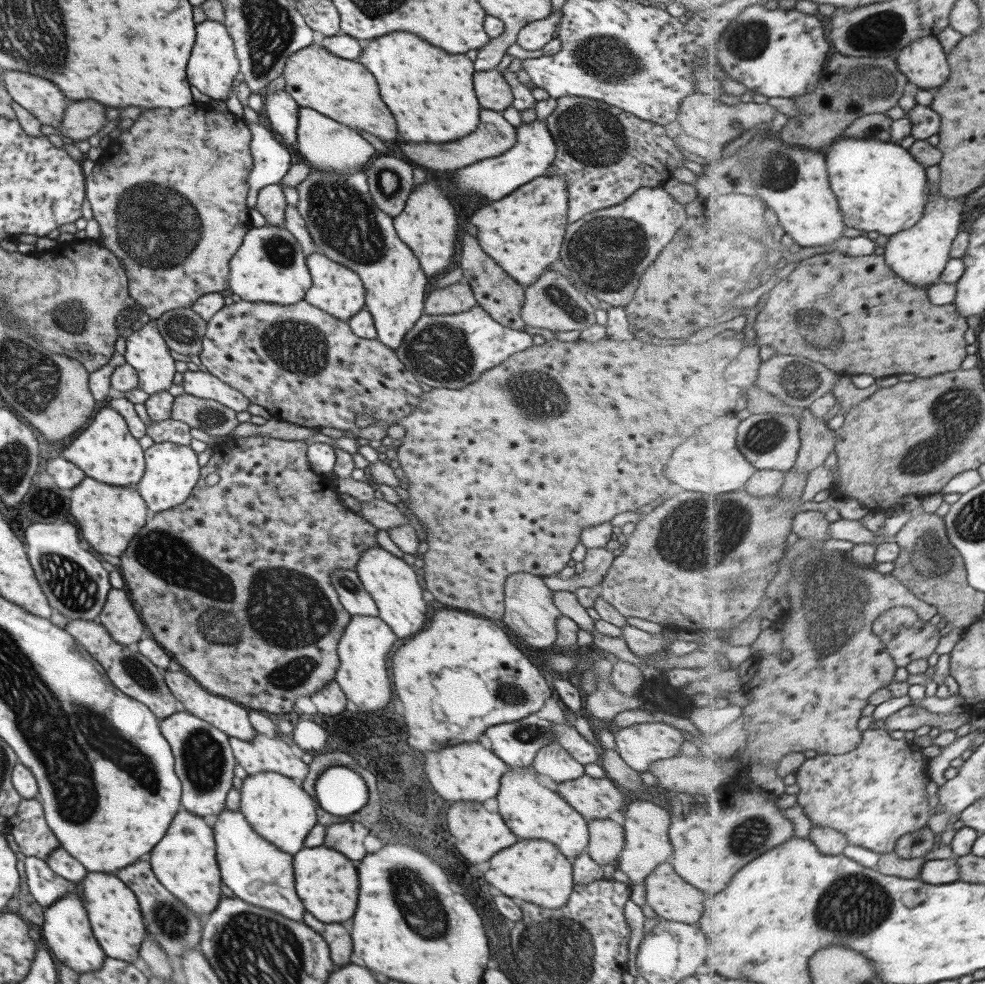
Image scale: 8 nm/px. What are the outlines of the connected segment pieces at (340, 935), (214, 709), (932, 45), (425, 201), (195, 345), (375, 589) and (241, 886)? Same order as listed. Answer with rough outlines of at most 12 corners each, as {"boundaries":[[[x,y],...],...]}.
{"boundaries":[[[303,922],[327,942],[335,964],[349,962],[351,940],[341,924]],[[186,672],[163,673],[183,710],[228,737],[256,733],[247,710],[207,692]],[[937,37],[911,42],[898,68],[919,89],[938,89],[951,64]],[[433,180],[393,218],[426,276],[452,260],[457,219]],[[190,308],[155,322],[176,357],[201,352],[206,322]],[[380,547],[354,571],[397,638],[419,632],[420,574]],[[239,809],[213,827],[221,882],[246,903],[301,920],[291,855]]]}

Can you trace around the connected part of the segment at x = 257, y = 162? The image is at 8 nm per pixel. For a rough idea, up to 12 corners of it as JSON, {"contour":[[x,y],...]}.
{"contour":[[259,123],[250,132],[252,170],[246,205],[259,188],[279,184],[291,156]]}

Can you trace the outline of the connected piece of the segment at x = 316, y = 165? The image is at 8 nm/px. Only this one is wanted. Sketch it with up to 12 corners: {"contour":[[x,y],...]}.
{"contour":[[298,108],[296,145],[315,170],[365,168],[373,147],[355,130]]}

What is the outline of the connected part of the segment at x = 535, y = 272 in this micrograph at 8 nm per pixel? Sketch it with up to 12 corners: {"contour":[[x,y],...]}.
{"contour":[[563,176],[473,212],[477,242],[525,287],[560,258]]}

